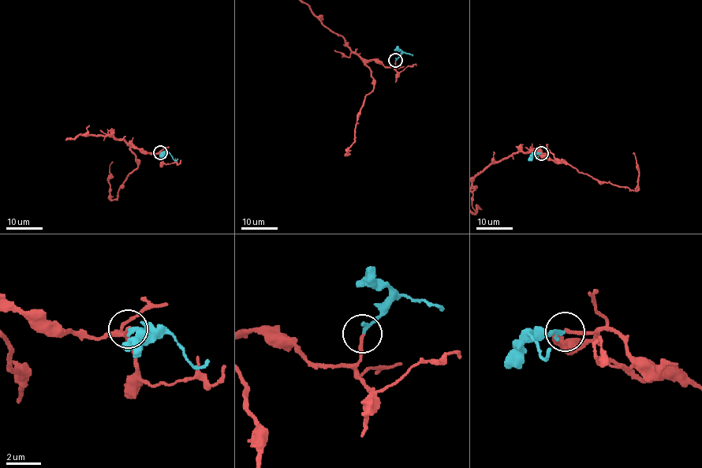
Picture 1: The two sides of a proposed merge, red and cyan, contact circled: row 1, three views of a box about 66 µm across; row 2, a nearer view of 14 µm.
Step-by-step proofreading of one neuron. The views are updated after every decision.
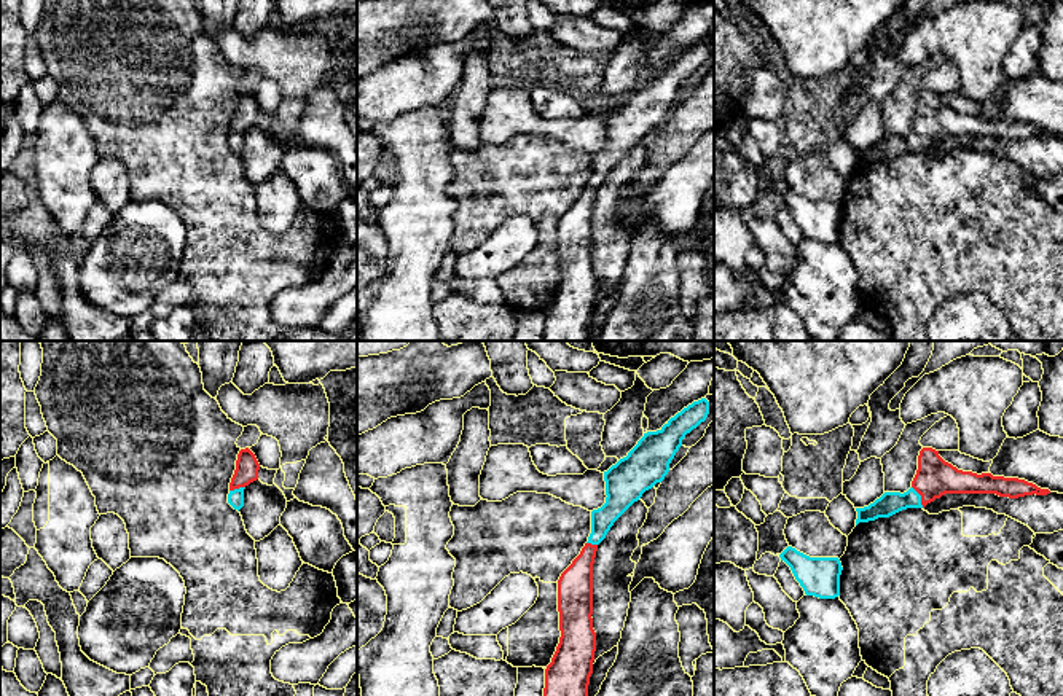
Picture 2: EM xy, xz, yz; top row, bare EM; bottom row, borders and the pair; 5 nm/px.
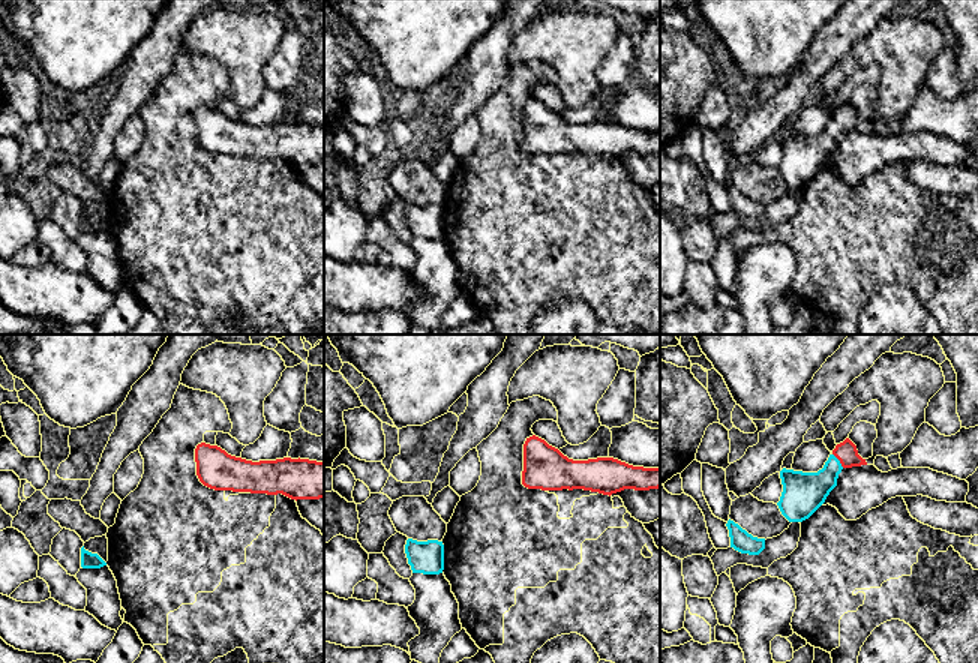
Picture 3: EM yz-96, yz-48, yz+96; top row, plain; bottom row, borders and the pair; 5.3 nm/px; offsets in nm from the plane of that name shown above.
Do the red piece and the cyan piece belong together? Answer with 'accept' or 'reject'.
accept

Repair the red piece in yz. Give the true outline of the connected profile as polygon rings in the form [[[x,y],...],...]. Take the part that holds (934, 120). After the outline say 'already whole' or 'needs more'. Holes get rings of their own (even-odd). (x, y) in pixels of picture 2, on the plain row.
[[[923,91],[918,99],[918,113],[912,131],[904,137],[885,135],[869,150],[856,151],[856,169],[878,161],[889,161],[907,151],[924,151],[945,137],[996,137],[999,140],[1018,142],[1033,137],[1047,139],[1050,134],[1018,121],[958,113],[945,105],[939,94]]]; needs more

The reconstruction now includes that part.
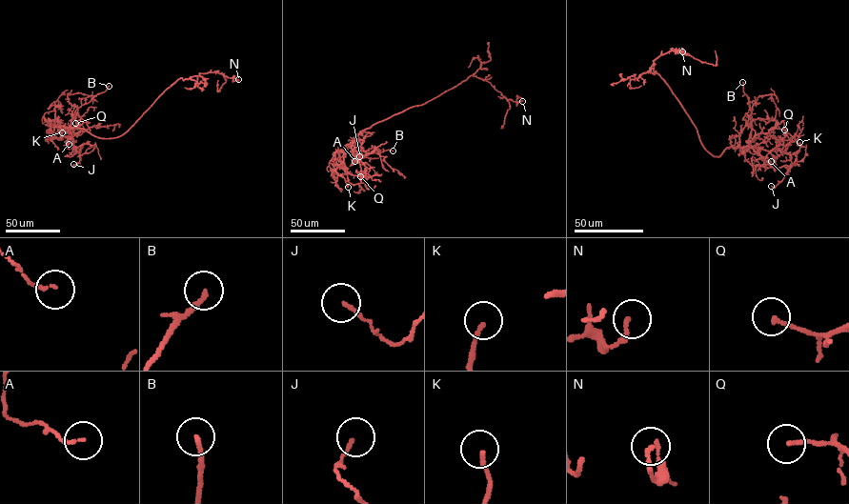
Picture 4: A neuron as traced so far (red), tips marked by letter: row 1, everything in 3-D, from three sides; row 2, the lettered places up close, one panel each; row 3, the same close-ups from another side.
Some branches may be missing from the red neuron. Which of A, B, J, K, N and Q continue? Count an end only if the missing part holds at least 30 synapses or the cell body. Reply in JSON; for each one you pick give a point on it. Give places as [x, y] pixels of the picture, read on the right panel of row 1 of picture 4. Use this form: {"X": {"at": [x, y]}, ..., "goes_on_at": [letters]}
{"B": {"at": [742, 82]}, "goes_on_at": ["B"]}

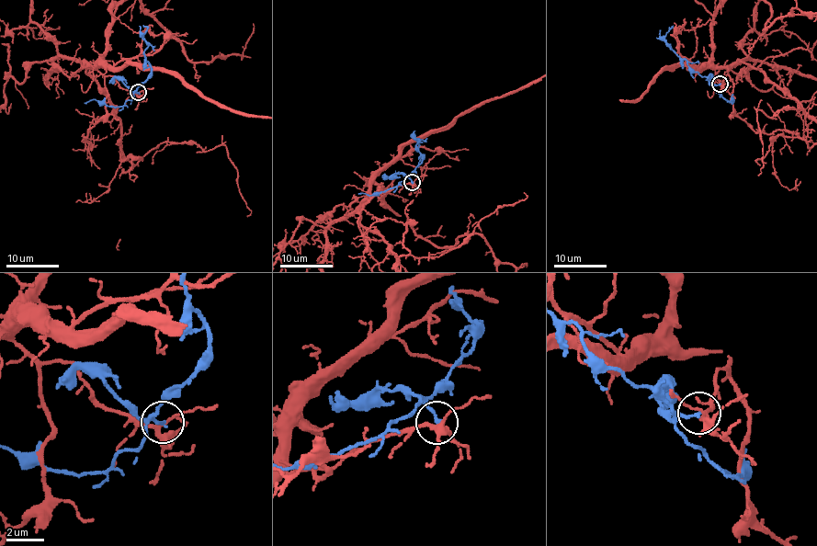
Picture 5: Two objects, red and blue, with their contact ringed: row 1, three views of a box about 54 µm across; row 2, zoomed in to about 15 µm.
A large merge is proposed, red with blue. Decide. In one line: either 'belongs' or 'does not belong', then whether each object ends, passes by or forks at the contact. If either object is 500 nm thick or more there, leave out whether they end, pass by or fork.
does not belong; red forks there; blue ends there

